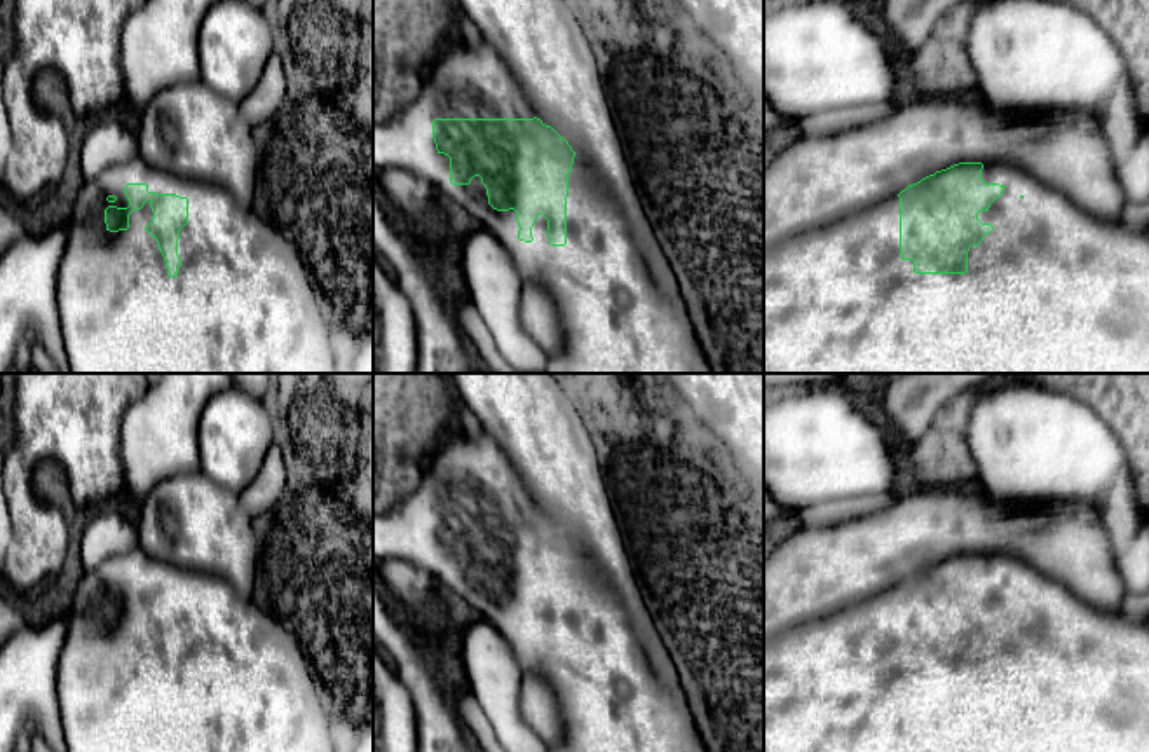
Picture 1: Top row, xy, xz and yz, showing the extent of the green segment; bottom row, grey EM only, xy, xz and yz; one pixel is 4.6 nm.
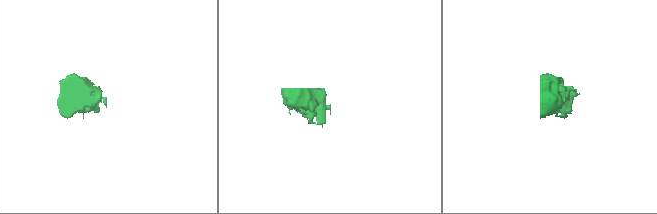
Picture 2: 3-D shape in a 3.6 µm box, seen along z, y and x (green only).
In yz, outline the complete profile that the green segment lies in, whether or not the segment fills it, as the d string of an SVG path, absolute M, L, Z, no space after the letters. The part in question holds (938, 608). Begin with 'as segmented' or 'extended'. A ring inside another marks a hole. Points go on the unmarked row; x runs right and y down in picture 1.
extended; M959 553L908 576L863 602L840 609L832 616L806 619L764 642L764 752L1149 752L1149 621L1128 619L1118 612L1104 612L1076 597L1065 585L1036 567L1013 560L1004 553Z

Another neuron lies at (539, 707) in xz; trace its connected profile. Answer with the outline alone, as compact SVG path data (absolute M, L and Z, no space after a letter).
M535 673L521 675L520 714L547 747L561 743L563 719L560 701L542 677Z

